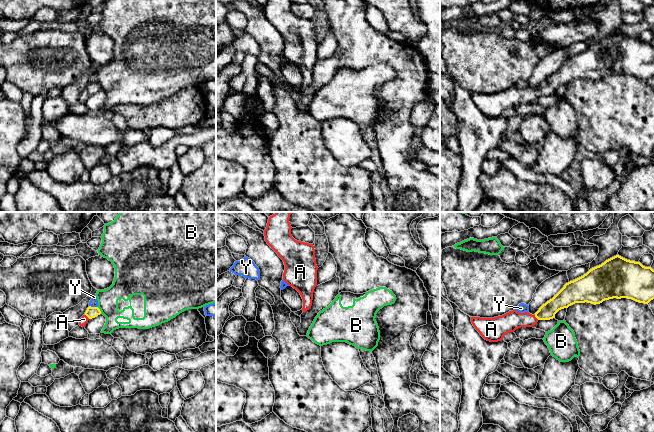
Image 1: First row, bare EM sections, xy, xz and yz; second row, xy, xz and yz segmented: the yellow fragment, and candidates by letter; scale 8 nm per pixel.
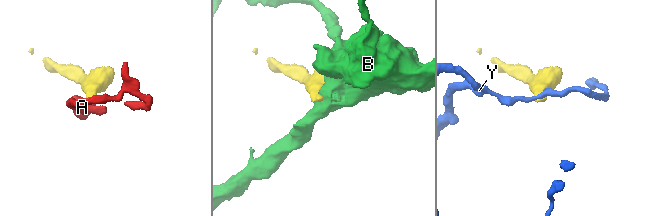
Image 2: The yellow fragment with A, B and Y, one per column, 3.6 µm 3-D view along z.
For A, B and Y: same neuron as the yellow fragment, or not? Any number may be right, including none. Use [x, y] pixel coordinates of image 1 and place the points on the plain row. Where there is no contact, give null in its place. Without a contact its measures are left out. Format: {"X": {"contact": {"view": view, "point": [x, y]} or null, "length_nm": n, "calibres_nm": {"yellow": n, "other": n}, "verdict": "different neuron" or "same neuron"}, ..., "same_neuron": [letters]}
{"A": {"contact": {"view": "yz", "point": [536, 93]}, "length_nm": 50, "calibres_nm": {"yellow": 140, "other": 160}, "verdict": "same neuron"}, "B": {"contact": {"view": "xy", "point": [99, 86]}, "length_nm": 60, "calibres_nm": {"yellow": 90, "other": 160}, "verdict": "different neuron"}, "Y": {"contact": {"view": "xy", "point": [93, 83]}, "length_nm": 70, "calibres_nm": {"yellow": 90, "other": 70}, "verdict": "different neuron"}, "same_neuron": ["A"]}

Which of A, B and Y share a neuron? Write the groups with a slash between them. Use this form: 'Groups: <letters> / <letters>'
Groups: A / B / Y

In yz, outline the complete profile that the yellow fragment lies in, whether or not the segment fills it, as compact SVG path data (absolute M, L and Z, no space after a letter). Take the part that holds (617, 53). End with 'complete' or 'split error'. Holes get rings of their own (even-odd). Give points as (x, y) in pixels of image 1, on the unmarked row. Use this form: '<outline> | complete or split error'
M616 31L566 59L534 91L513 86L494 94L471 93L471 98L485 116L498 118L518 104L533 103L539 96L555 94L559 86L575 79L596 81L613 74L648 80L654 75L654 46Z | split error

